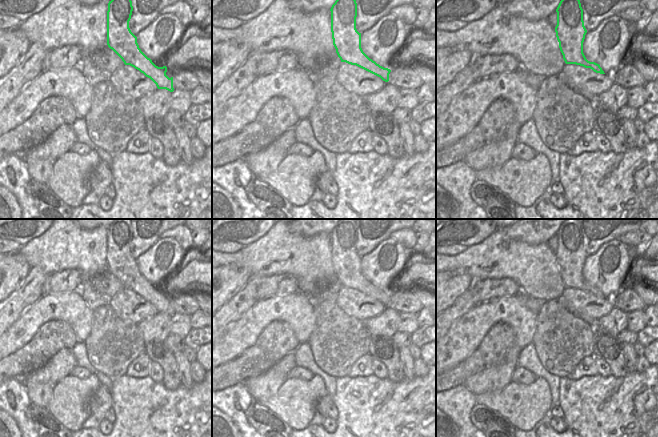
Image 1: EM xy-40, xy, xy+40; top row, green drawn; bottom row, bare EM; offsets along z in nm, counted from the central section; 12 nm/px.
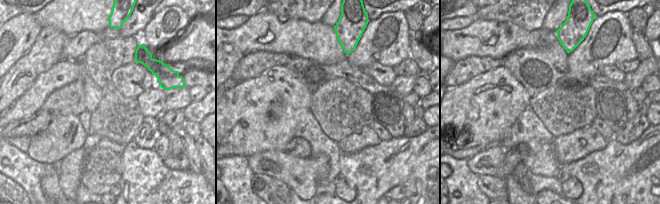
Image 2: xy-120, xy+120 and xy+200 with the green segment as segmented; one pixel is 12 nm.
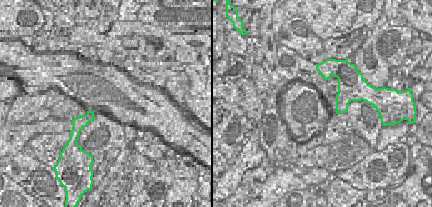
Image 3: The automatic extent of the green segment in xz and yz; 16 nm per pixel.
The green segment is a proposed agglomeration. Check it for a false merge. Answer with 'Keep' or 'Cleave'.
Keep.

